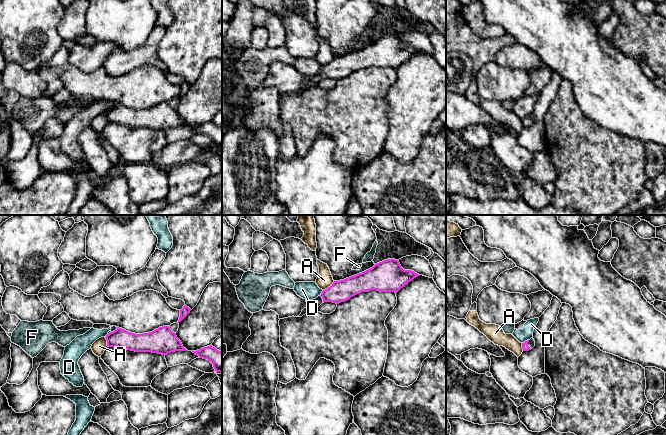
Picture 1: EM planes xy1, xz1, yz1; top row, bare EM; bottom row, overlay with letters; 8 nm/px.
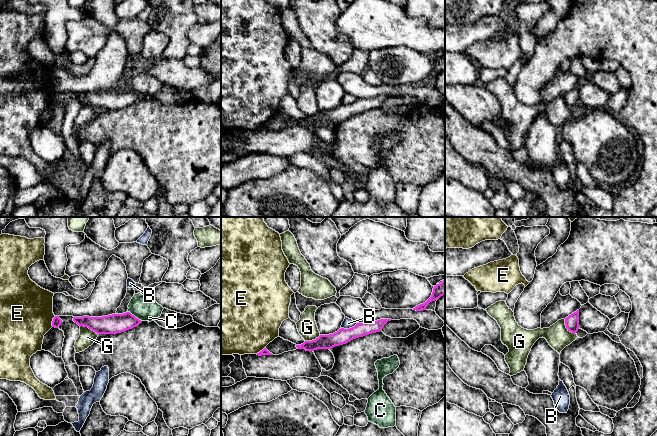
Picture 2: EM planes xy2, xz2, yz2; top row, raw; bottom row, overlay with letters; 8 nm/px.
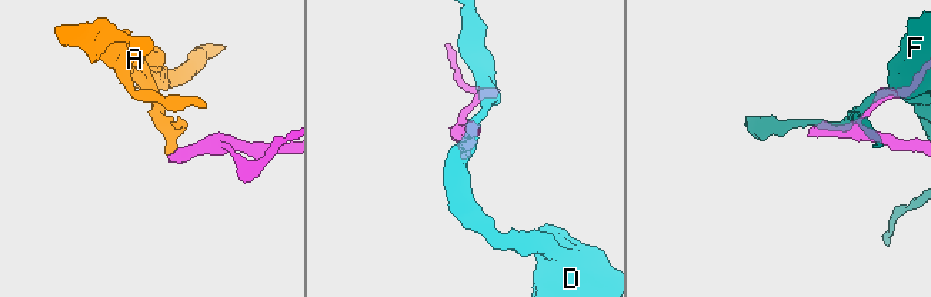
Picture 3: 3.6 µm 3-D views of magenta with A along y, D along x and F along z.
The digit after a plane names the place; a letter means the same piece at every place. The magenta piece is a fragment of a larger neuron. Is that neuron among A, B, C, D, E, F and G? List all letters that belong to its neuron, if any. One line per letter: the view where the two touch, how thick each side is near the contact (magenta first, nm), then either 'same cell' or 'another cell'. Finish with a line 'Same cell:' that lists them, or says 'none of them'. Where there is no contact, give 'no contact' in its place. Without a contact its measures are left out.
A: xz1 | 180/130 nm | another cell
B: xz2 | 120/80 nm | another cell
C: xy2 | 160/190 nm | another cell
D: yz1 | 50/110 nm | another cell
E: xy2 | 70/440 nm | another cell
F: xy1 | 150/40 nm | another cell
G: yz2 | 110/190 nm | another cell
Same cell: none of them

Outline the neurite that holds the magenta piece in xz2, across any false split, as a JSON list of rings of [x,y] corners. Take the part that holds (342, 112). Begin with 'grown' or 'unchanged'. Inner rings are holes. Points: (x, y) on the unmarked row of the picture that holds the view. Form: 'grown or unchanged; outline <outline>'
unchanged; outline [[[380,95],[375,98],[357,99],[352,104],[341,104],[333,110],[320,111],[315,116],[305,117],[301,121],[296,121],[296,123],[298,125],[305,125],[306,127],[331,125],[335,122],[346,120],[353,115],[380,108],[388,97],[391,97],[391,95]]]

